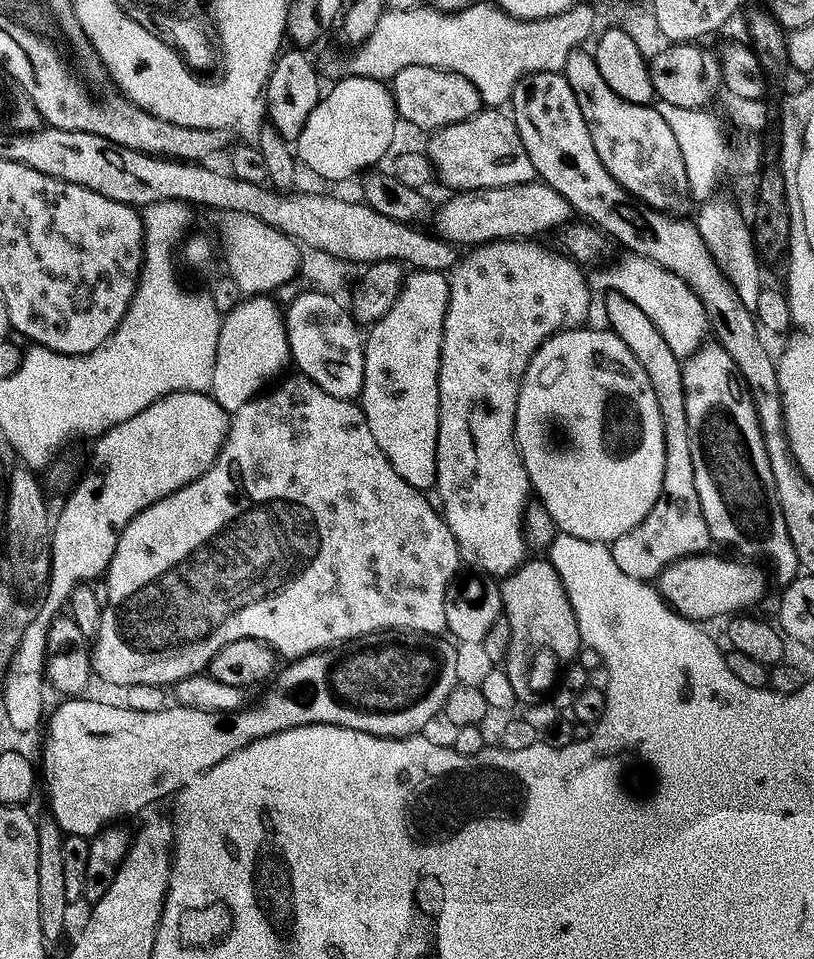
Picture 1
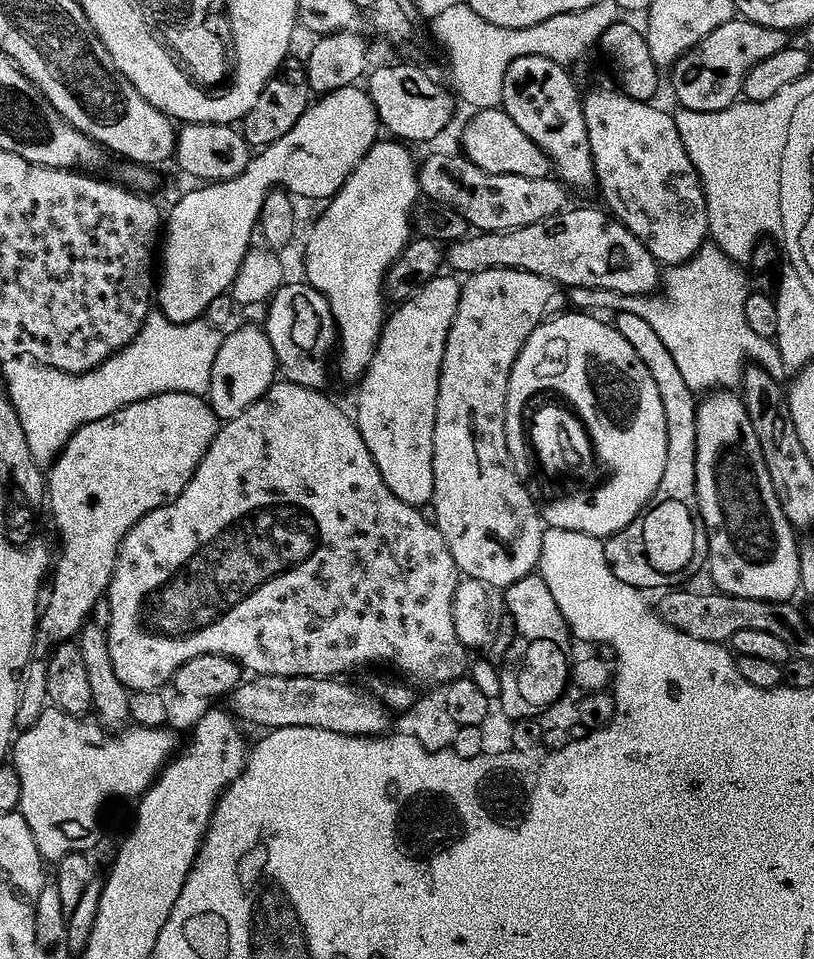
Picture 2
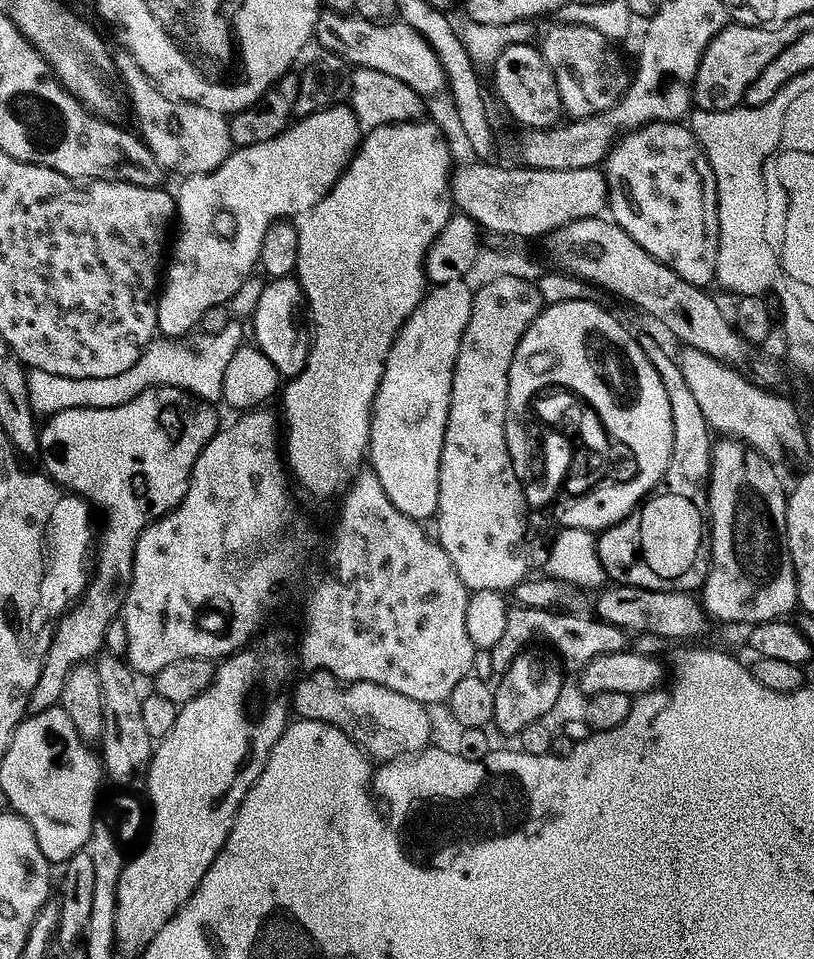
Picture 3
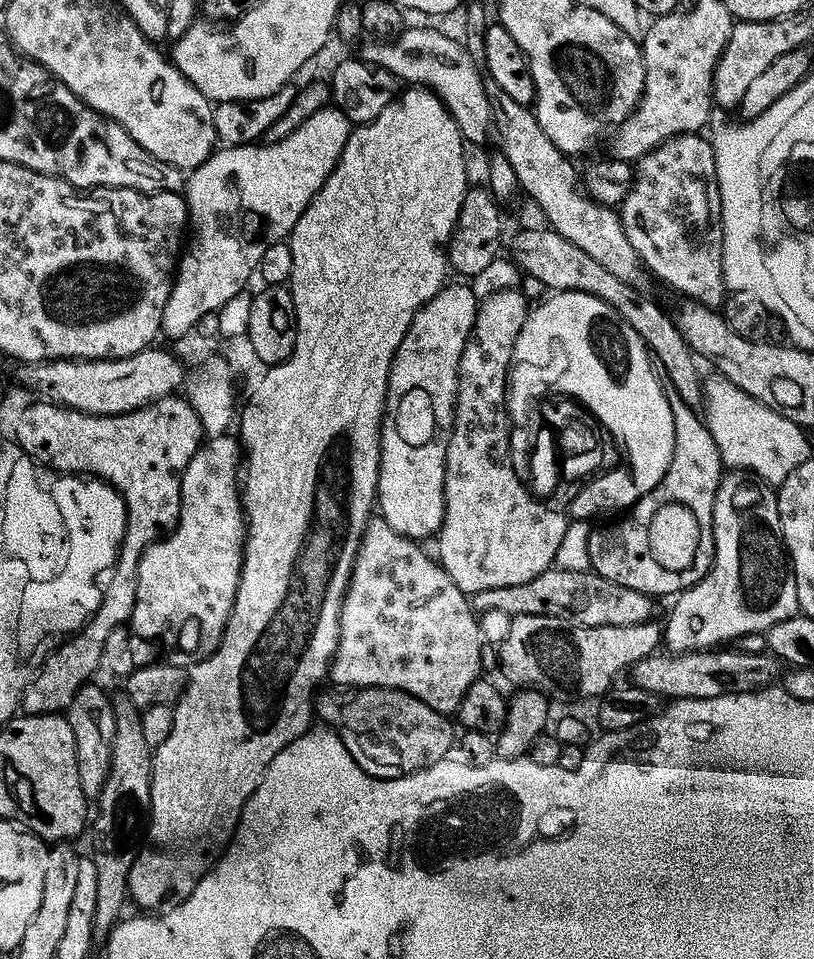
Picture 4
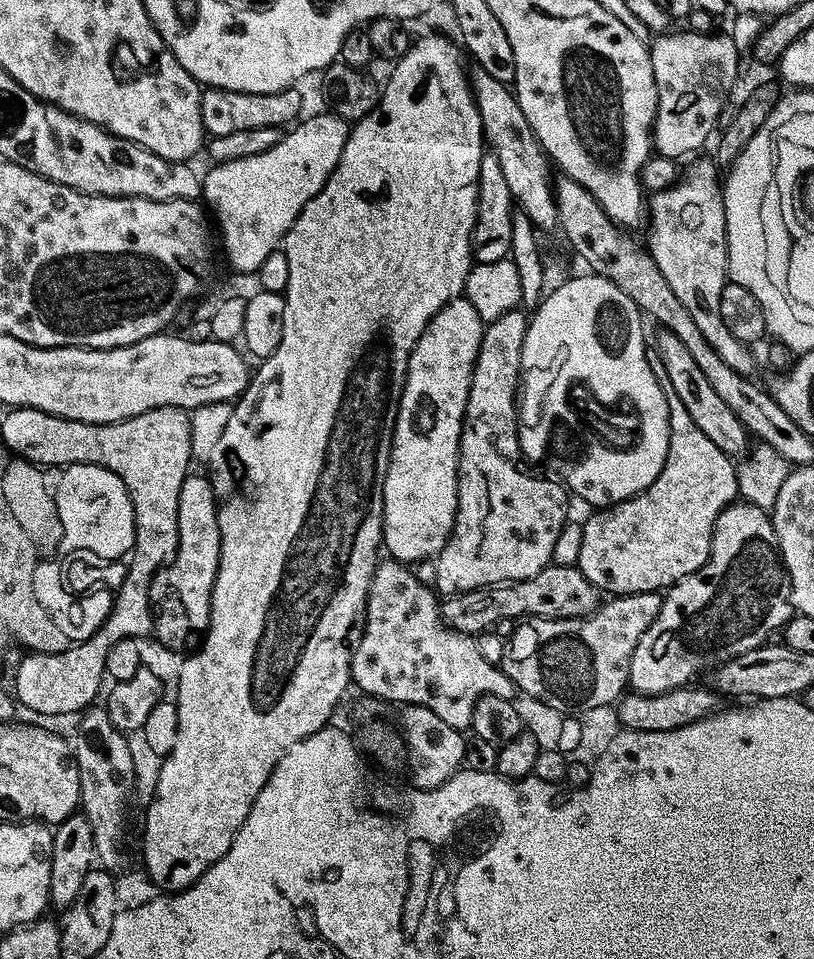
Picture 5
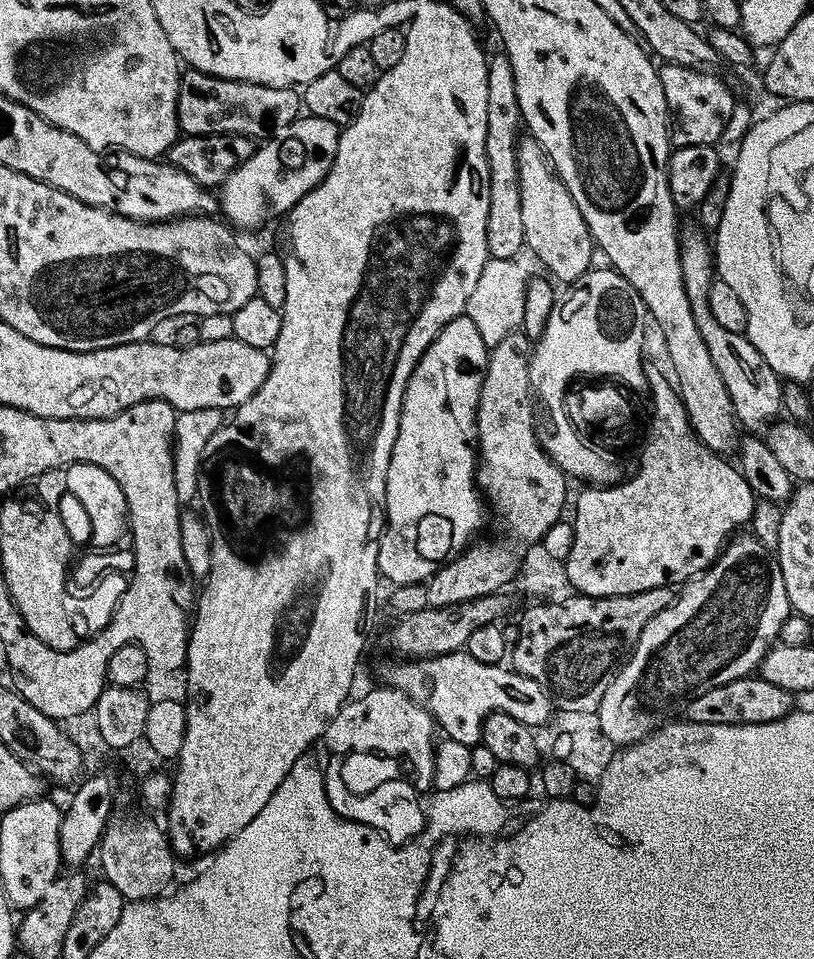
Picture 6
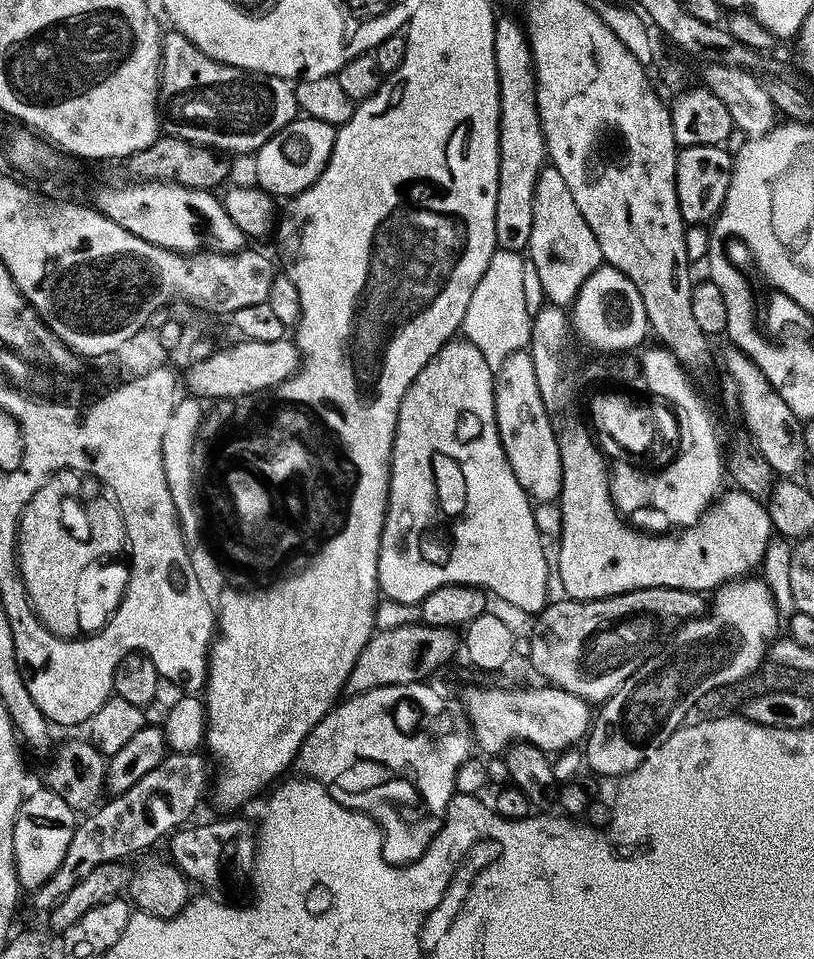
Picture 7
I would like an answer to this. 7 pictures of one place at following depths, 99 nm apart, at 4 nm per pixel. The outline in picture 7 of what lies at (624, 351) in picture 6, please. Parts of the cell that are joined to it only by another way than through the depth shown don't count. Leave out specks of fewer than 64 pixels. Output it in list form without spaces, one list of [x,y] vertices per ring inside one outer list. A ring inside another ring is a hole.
[[[605,264],[586,282],[582,282],[576,299],[570,305],[570,324],[579,339],[581,336],[590,347],[600,352],[639,349],[645,343],[644,335],[647,337],[650,332],[646,306],[642,306],[642,294],[638,294],[638,286],[634,286],[634,282],[616,267]]]

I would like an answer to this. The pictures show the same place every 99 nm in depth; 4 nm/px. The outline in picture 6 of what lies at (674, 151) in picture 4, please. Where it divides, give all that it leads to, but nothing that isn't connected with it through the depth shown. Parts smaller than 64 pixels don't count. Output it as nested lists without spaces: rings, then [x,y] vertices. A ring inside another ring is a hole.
[[[693,228],[693,232],[685,231],[680,241],[682,278],[686,294],[690,298],[690,310],[694,310],[694,322],[698,325],[698,332],[702,334],[702,342],[706,342],[706,350],[710,350],[714,366],[718,366],[718,374],[722,374],[722,382],[726,382],[730,402],[734,402],[737,421],[743,427],[745,424],[749,433],[760,434],[781,415],[782,380],[770,366],[770,362],[766,362],[766,358],[762,358],[762,354],[748,341],[744,332],[725,330],[718,326],[714,314],[710,314],[710,290],[714,283],[714,248],[703,228]]]

